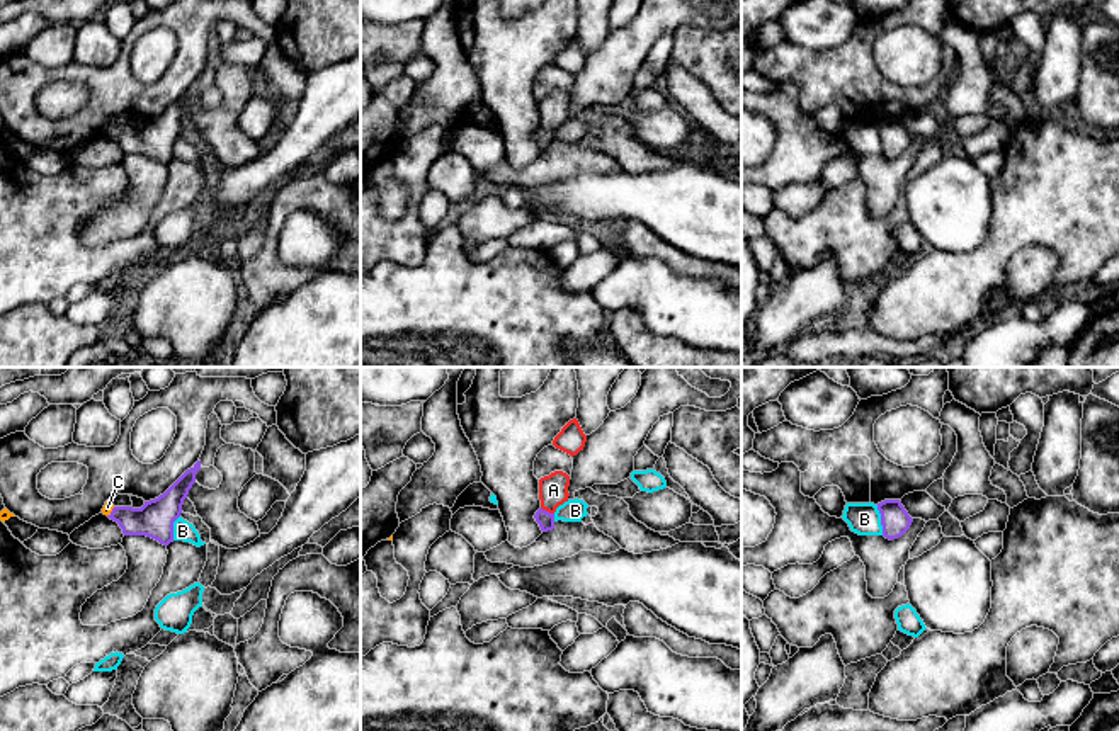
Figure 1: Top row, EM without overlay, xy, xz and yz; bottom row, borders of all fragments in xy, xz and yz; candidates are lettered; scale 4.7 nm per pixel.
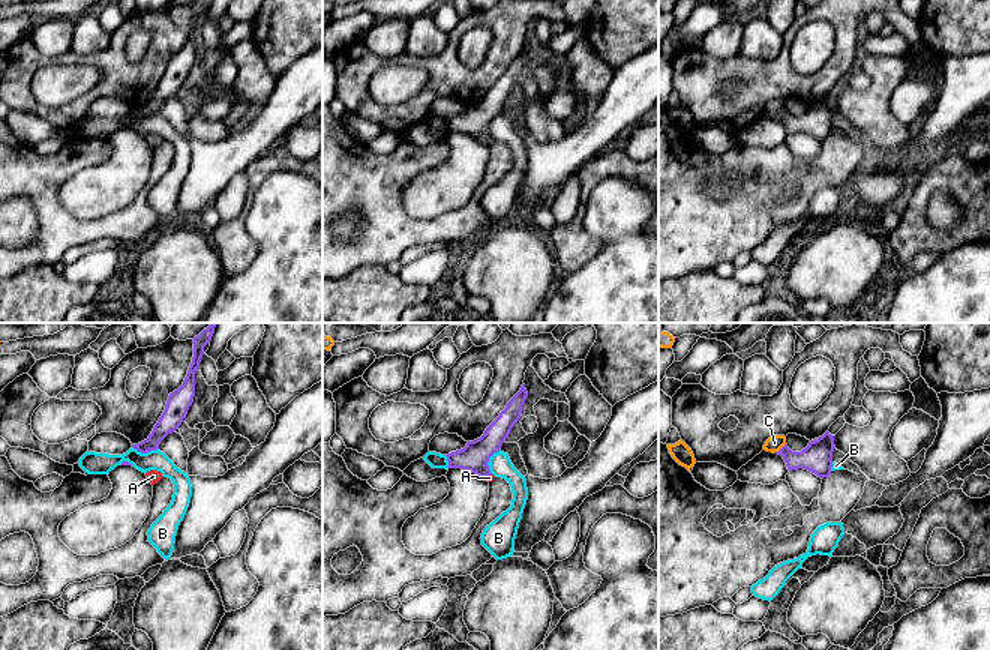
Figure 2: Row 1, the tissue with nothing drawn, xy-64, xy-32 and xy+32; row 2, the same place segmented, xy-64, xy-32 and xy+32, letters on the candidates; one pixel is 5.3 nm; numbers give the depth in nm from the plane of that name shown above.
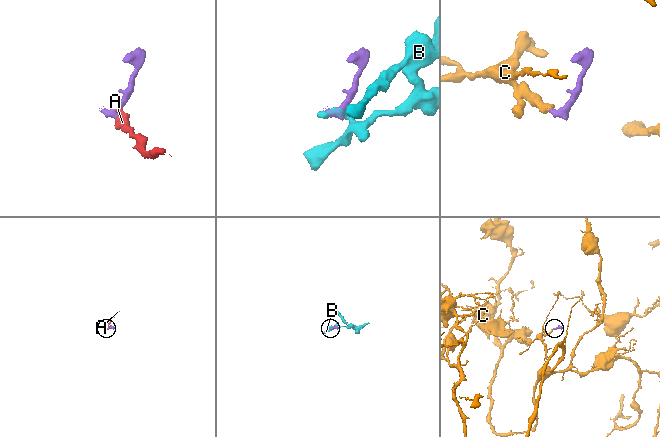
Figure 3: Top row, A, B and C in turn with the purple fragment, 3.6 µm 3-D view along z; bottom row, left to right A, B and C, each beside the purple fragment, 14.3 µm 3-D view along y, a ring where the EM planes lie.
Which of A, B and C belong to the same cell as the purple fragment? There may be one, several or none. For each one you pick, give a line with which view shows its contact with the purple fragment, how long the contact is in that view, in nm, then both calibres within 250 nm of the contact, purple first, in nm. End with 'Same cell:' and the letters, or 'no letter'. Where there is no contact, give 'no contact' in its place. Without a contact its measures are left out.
A: meets purple in xz; contact 70 nm long; 80 nm thick on the purple side, 140 nm on the other
C: meets purple in xy; contact 60 nm long; 180 nm thick on the purple side, 50 nm on the other
Same cell: A, C

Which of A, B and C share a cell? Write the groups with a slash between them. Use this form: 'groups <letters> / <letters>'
groups A C / B

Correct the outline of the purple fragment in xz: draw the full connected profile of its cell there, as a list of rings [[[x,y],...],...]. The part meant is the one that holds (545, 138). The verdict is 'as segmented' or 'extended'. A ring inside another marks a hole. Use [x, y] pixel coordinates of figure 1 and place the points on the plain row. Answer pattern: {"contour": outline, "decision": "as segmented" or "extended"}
{"contour": [[[554,90],[549,95],[539,99],[539,119],[541,128],[534,138],[542,151],[554,148],[554,131],[560,124],[568,121],[570,95],[563,90]]], "decision": "extended"}

